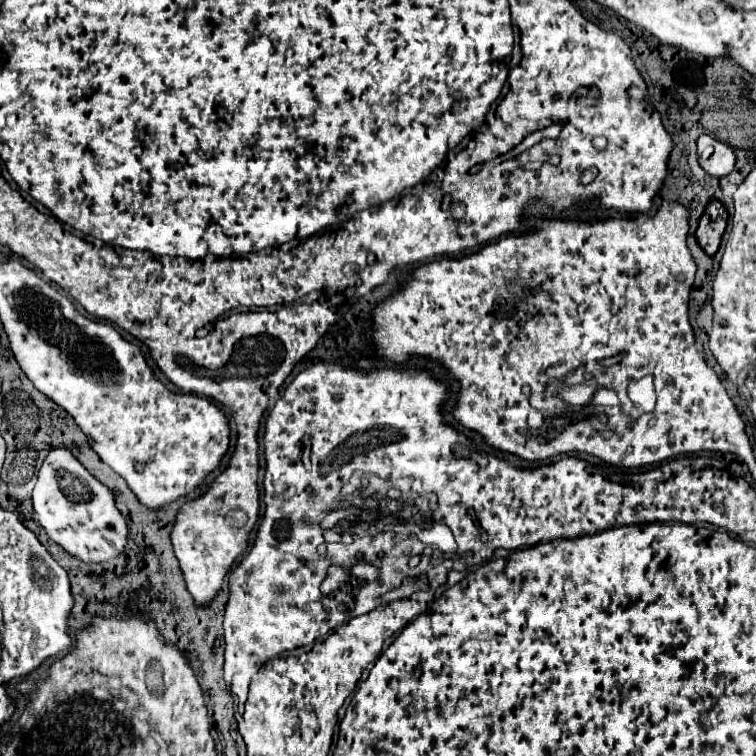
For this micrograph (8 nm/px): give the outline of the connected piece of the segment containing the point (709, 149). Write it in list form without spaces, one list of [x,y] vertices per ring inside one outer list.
[[[700,135],[698,163],[712,177],[724,177],[734,169],[734,149],[710,135]]]

